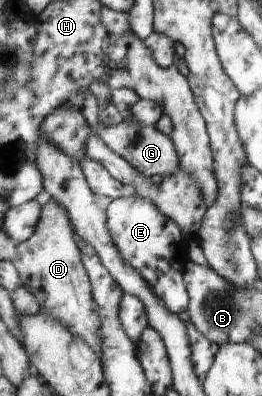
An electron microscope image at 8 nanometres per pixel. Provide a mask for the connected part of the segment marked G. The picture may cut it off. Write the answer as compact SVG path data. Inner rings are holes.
M126 119L115 126L99 123L94 133L104 140L112 151L125 159L147 178L161 175L163 178L174 175L179 168L179 157L169 136L160 133L156 126L143 126L133 120Z

